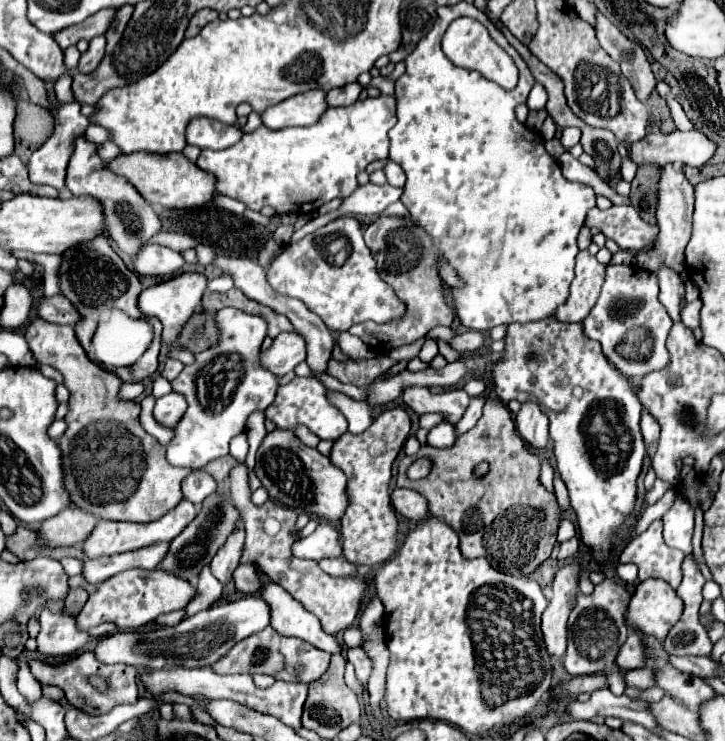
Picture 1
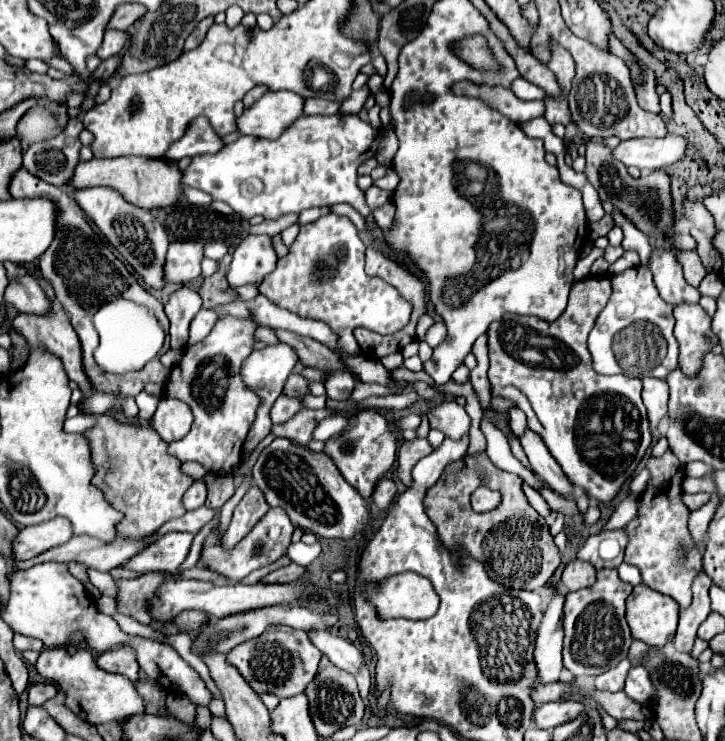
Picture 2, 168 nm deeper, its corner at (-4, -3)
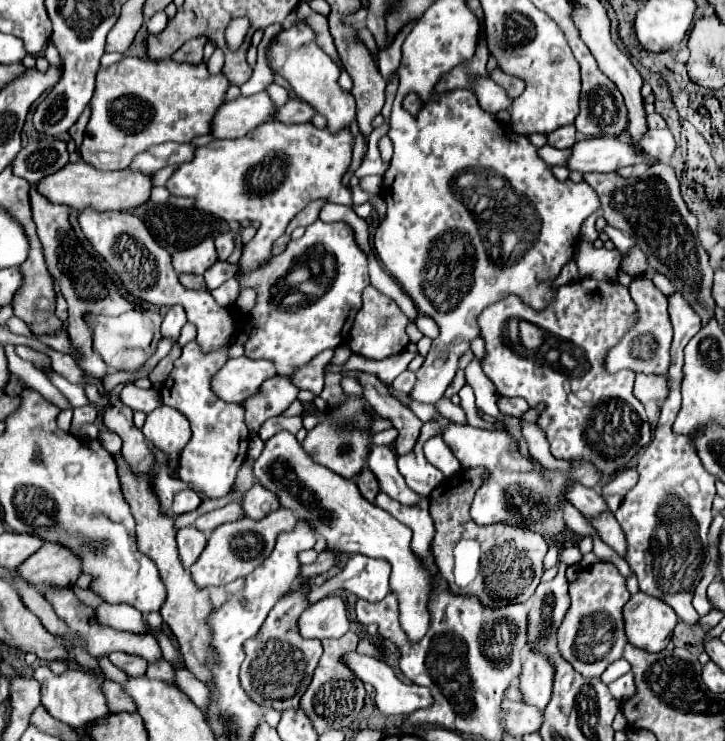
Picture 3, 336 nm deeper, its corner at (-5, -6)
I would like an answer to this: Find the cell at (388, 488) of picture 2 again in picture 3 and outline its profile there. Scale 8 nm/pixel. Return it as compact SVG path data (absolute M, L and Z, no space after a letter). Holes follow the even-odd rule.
M363 467L361 475L357 477L357 487L359 487L361 495L363 495L367 501L371 501L371 503L375 501L377 493L379 493L379 481L375 479L375 475L373 475L373 471L371 471L369 467Z

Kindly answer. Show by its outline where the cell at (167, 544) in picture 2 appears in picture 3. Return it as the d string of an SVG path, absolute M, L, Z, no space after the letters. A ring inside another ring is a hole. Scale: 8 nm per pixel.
M183 527L177 531L177 547L179 547L179 557L185 569L189 569L197 557L203 551L203 545L207 543L207 537L203 531L195 527Z

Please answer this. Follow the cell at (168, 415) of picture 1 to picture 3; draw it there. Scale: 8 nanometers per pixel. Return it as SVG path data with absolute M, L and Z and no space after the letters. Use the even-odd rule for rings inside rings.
M161 405L147 415L143 435L153 447L165 451L171 461L177 459L181 449L187 445L187 439L191 437L191 427L181 411Z

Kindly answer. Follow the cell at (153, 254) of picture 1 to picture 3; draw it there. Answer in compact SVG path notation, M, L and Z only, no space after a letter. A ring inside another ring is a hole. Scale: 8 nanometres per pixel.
M205 239L199 245L185 251L175 251L171 257L177 273L193 273L193 275L203 275L207 267L211 267L217 261L213 239Z

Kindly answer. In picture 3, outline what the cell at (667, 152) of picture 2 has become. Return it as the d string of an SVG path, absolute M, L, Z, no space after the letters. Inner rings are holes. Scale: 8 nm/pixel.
M593 137L573 145L573 155L569 159L569 169L589 173L589 171L617 171L629 165L655 165L657 159L651 159L649 153L639 155L631 145L613 139L613 137Z

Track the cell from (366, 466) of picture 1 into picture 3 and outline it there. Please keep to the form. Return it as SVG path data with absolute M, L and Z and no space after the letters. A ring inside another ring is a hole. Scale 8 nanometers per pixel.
M349 395L347 403L339 407L339 411L335 411L335 415L325 415L319 425L315 429L309 431L309 435L303 441L305 451L323 467L335 471L341 477L347 477L351 481L357 481L359 471L363 471L369 449L371 449L371 435L367 435L367 419L363 419L363 415L359 415L359 411L367 411L365 409L365 401L357 395ZM351 415L359 415L359 423L355 423L355 431L343 431L343 427L339 427L339 419L351 419Z

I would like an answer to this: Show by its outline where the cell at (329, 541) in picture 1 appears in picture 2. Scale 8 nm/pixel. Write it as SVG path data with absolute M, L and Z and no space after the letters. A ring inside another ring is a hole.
M296 542L296 544L290 544L288 546L288 558L300 566L308 566L314 558L318 558L320 554L320 544L312 544L312 546L306 546L304 542Z

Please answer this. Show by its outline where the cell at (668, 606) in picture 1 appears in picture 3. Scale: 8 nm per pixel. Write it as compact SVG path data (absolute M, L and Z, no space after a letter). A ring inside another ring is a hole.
M643 591L635 593L625 603L623 615L629 643L651 653L657 653L667 647L679 621L677 613L667 603Z

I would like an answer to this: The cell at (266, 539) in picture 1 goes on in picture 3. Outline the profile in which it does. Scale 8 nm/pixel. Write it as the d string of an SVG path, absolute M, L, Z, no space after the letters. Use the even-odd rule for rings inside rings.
M279 509L273 511L271 515L267 515L261 521L253 521L253 519L239 519L223 523L217 529L213 529L213 535L209 537L203 553L199 555L197 563L191 565L191 577L195 581L197 587L219 587L219 585L227 585L239 577L245 577L247 571L253 571L255 567L259 567L263 563L263 559L267 559L267 555L271 555L271 551L275 549L275 539L277 535L281 535L283 531L293 531L297 519L289 509Z

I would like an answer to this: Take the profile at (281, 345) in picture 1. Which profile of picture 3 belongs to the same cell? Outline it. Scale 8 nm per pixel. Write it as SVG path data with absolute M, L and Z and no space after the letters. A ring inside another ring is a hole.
M237 357L231 359L211 381L213 391L227 401L233 403L243 403L259 387L267 381L273 379L275 375L275 363L269 359L247 359L247 357Z

